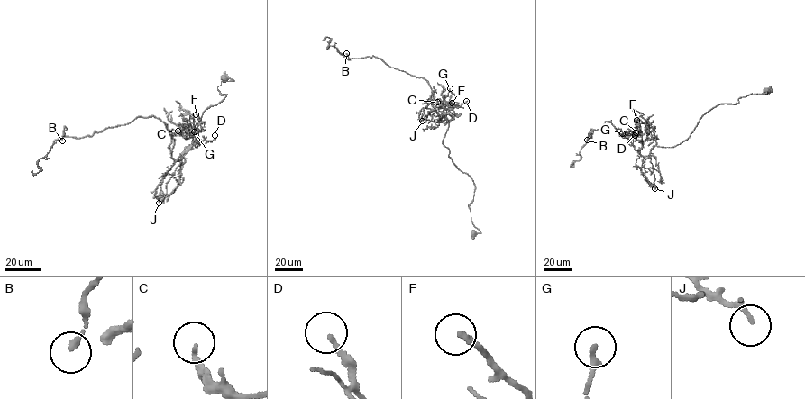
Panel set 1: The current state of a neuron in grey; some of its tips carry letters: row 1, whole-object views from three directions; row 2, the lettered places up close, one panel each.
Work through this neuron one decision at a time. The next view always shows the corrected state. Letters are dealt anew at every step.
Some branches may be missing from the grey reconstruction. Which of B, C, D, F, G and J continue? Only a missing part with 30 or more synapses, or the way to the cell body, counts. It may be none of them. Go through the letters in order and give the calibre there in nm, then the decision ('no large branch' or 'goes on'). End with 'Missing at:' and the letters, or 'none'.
B: 200 nm thick; no large branch
C: 150 nm thick; no large branch
D: 170 nm thick; goes on
F: 220 nm thick; goes on
G: 200 nm thick; no large branch
J: 170 nm thick; no large branch
Missing at: D, F

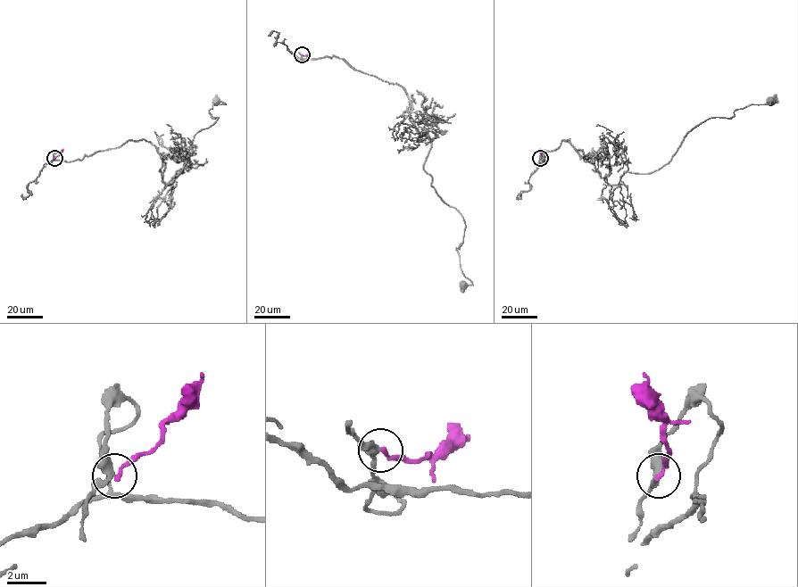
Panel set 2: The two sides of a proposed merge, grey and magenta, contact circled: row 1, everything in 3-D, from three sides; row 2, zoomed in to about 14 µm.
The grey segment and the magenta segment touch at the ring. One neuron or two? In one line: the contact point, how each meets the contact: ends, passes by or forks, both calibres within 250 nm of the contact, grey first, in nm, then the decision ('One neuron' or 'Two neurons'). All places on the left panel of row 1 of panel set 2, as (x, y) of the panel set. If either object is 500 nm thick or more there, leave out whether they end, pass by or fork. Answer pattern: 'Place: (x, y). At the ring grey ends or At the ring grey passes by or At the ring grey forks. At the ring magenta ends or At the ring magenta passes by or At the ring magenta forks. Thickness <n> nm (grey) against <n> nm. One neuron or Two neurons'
Place: (54, 158). At the ring grey passes by. At the ring magenta ends. Thickness 340 nm (grey) against 200 nm. Two neurons

